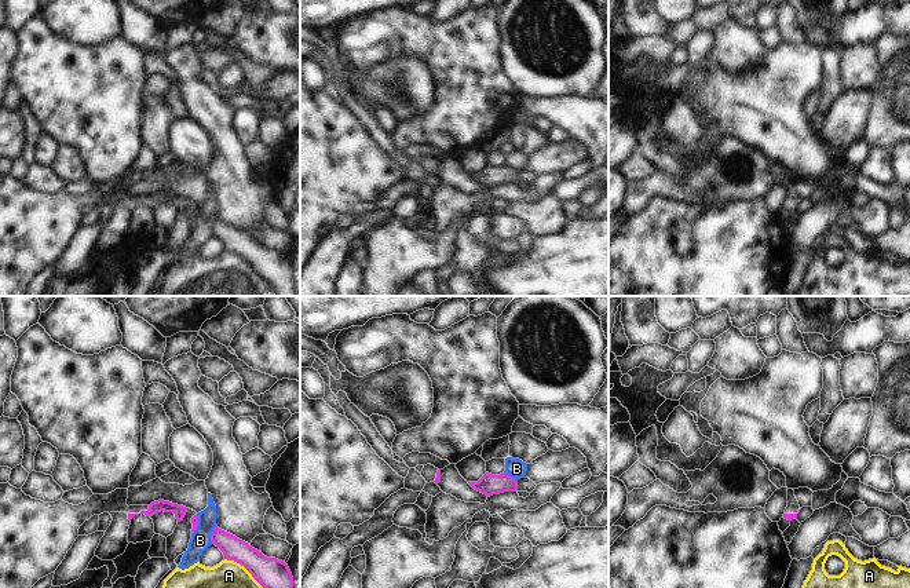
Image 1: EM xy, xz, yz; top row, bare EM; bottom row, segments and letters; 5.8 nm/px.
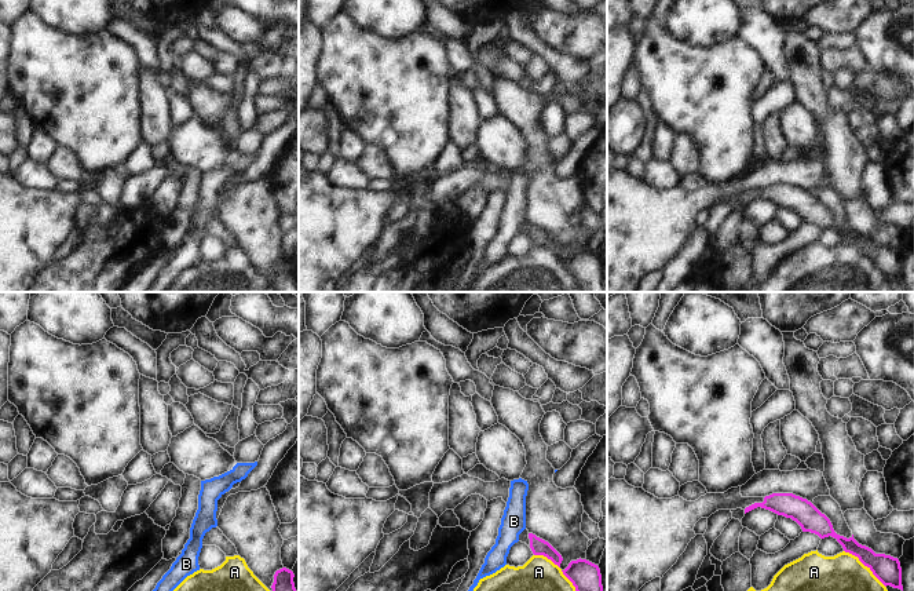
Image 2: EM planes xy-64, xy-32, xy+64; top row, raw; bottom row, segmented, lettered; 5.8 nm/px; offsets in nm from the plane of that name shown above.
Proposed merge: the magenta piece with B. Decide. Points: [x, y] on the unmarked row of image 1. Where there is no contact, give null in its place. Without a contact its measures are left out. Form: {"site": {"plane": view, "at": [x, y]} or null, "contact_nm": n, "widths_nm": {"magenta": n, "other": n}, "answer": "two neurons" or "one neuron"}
{"site": {"plane": "xy", "at": [211, 226]}, "contact_nm": 110, "widths_nm": {"magenta": 140, "other": 120}, "answer": "two neurons"}

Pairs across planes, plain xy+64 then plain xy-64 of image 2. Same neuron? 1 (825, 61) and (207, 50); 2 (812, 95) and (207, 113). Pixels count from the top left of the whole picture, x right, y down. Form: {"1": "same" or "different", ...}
{"1": "same", "2": "same"}

